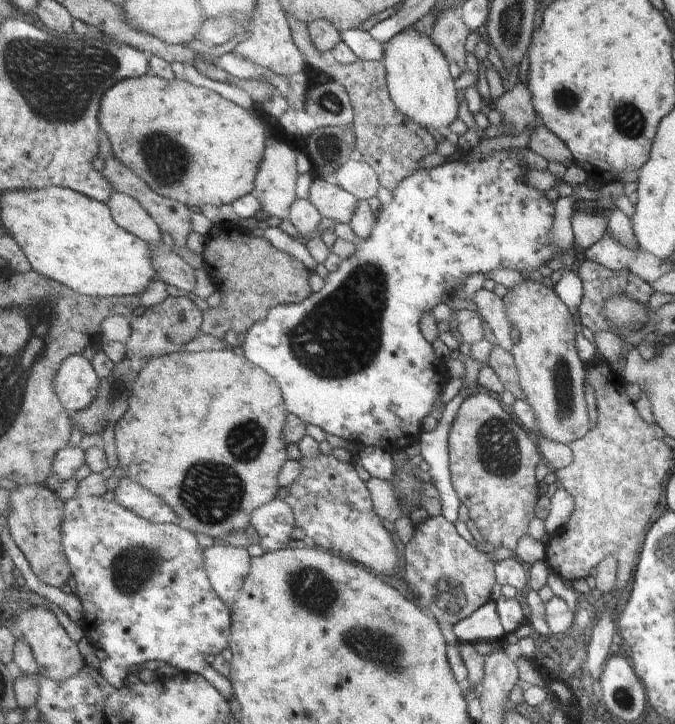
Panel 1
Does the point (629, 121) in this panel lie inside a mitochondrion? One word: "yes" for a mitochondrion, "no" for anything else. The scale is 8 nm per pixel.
yes

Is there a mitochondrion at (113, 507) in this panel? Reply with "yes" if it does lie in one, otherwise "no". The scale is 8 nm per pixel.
no

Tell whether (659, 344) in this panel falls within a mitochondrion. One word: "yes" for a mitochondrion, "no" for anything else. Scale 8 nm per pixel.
no

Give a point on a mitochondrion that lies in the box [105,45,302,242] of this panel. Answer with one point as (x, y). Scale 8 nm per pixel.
(167, 162)

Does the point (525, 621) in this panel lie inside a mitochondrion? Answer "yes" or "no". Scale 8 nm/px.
no

